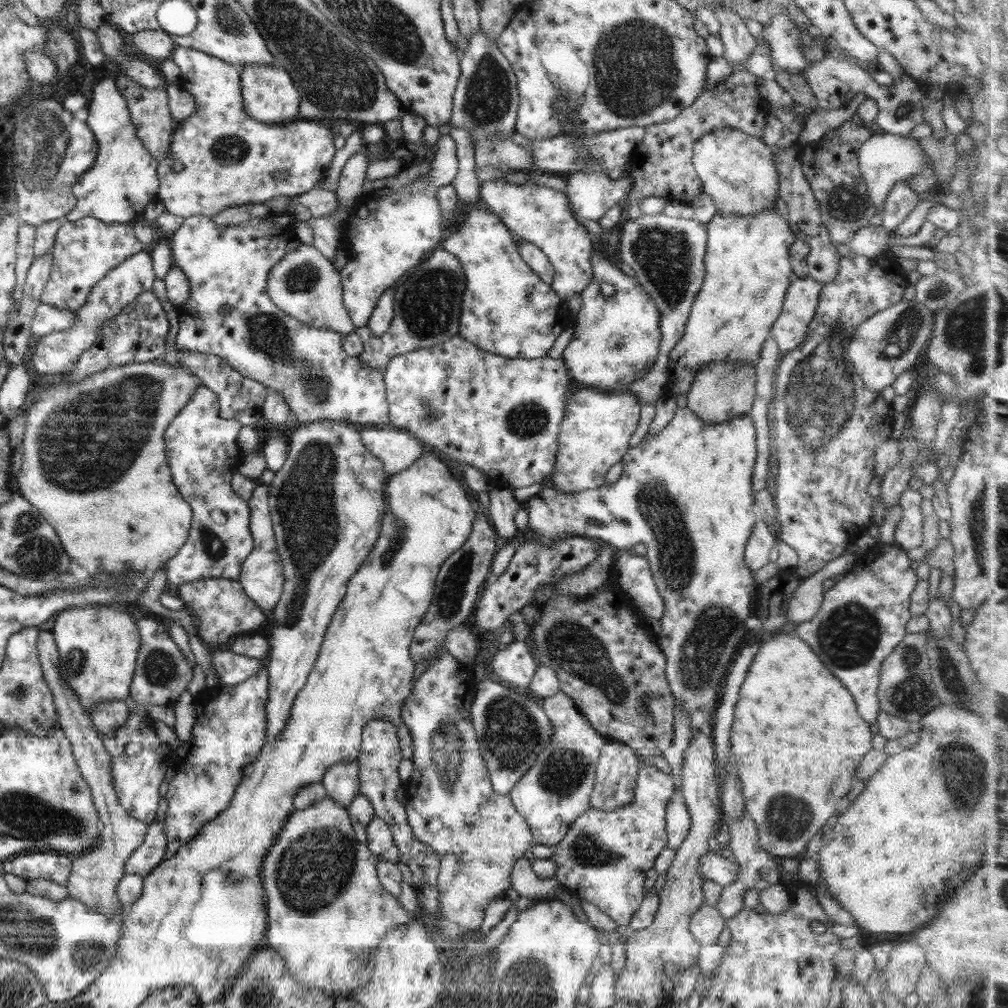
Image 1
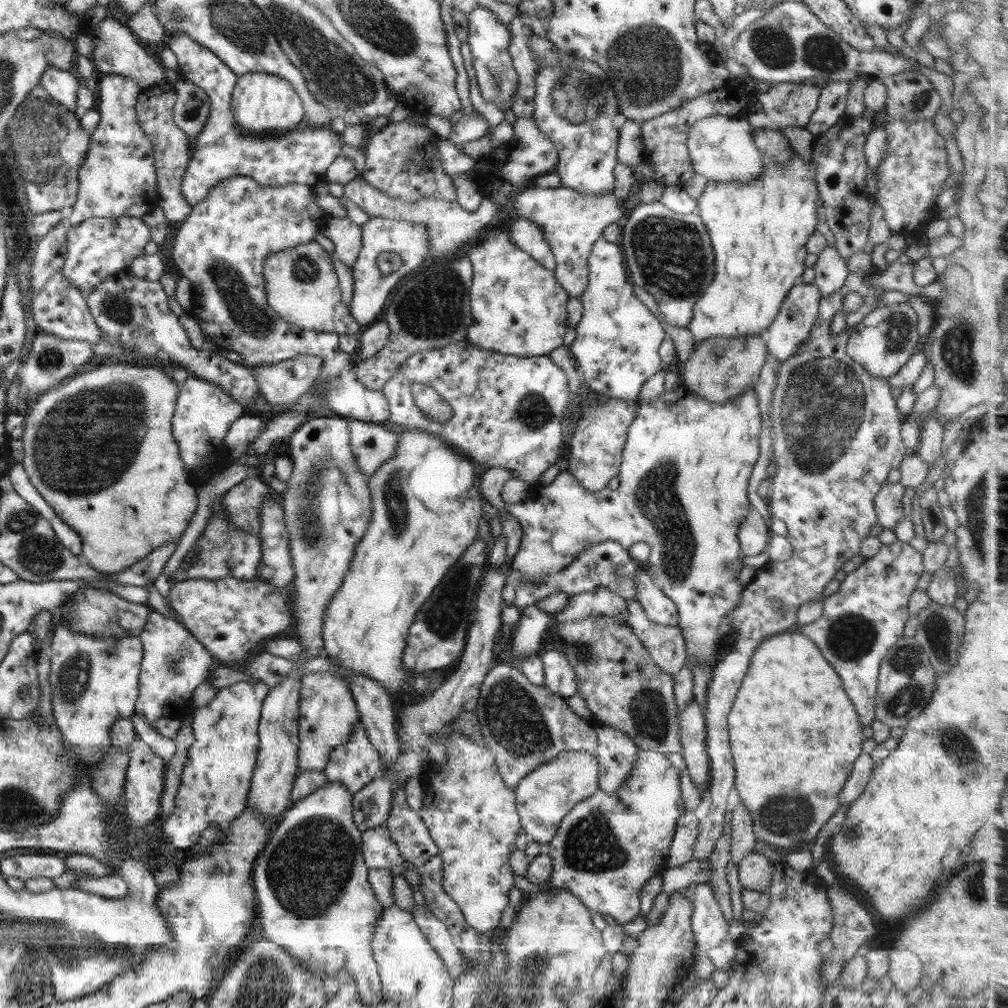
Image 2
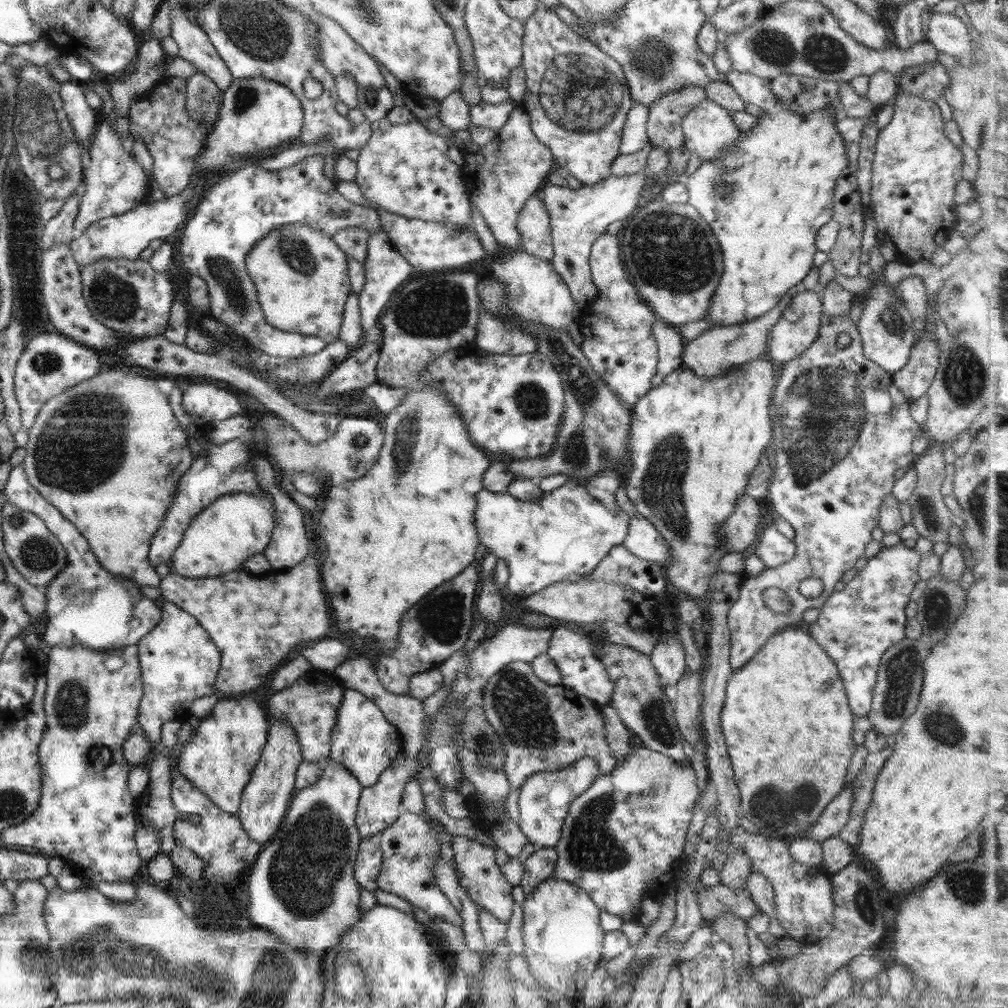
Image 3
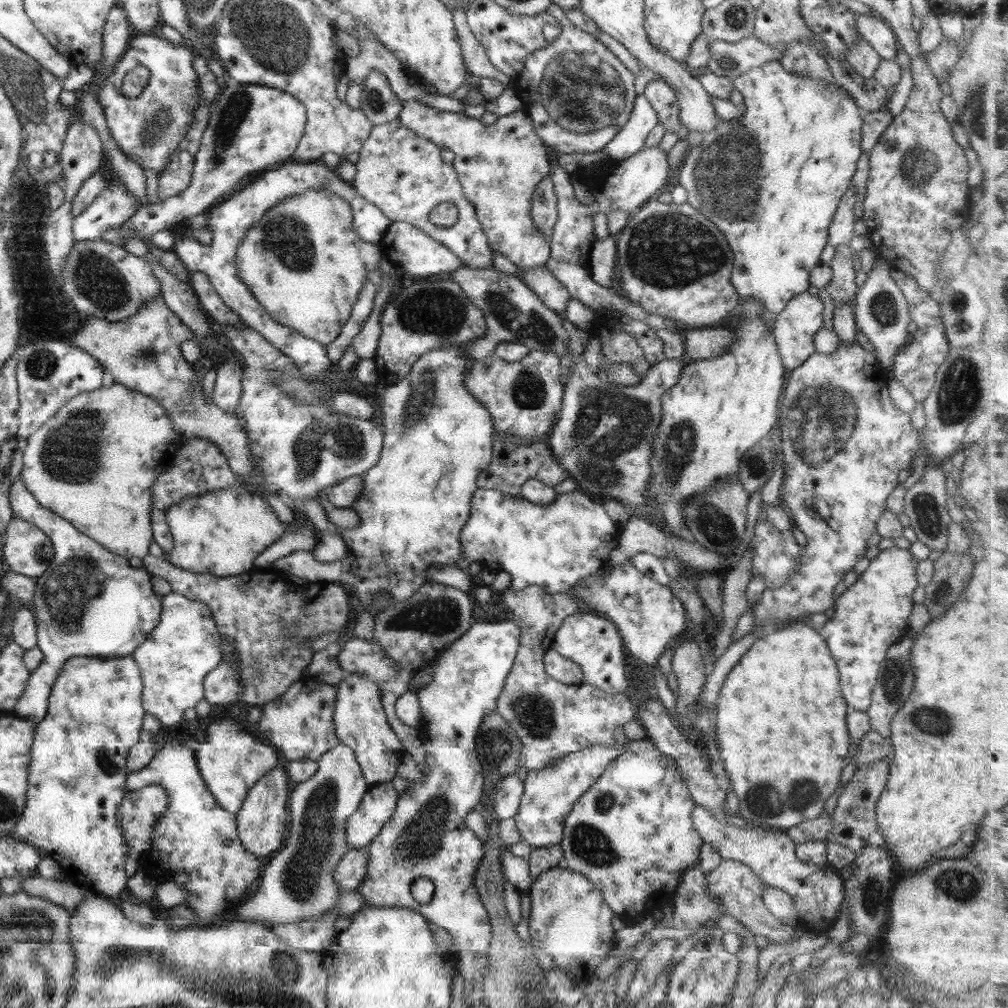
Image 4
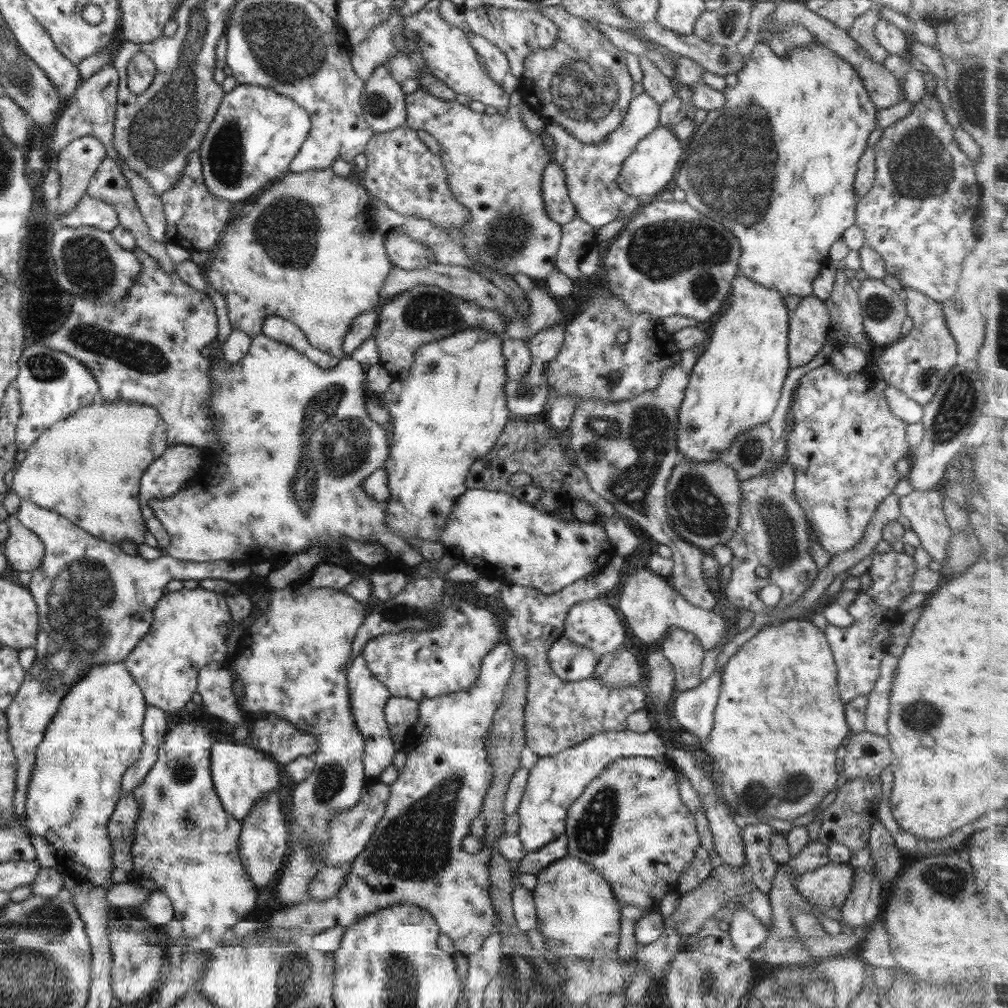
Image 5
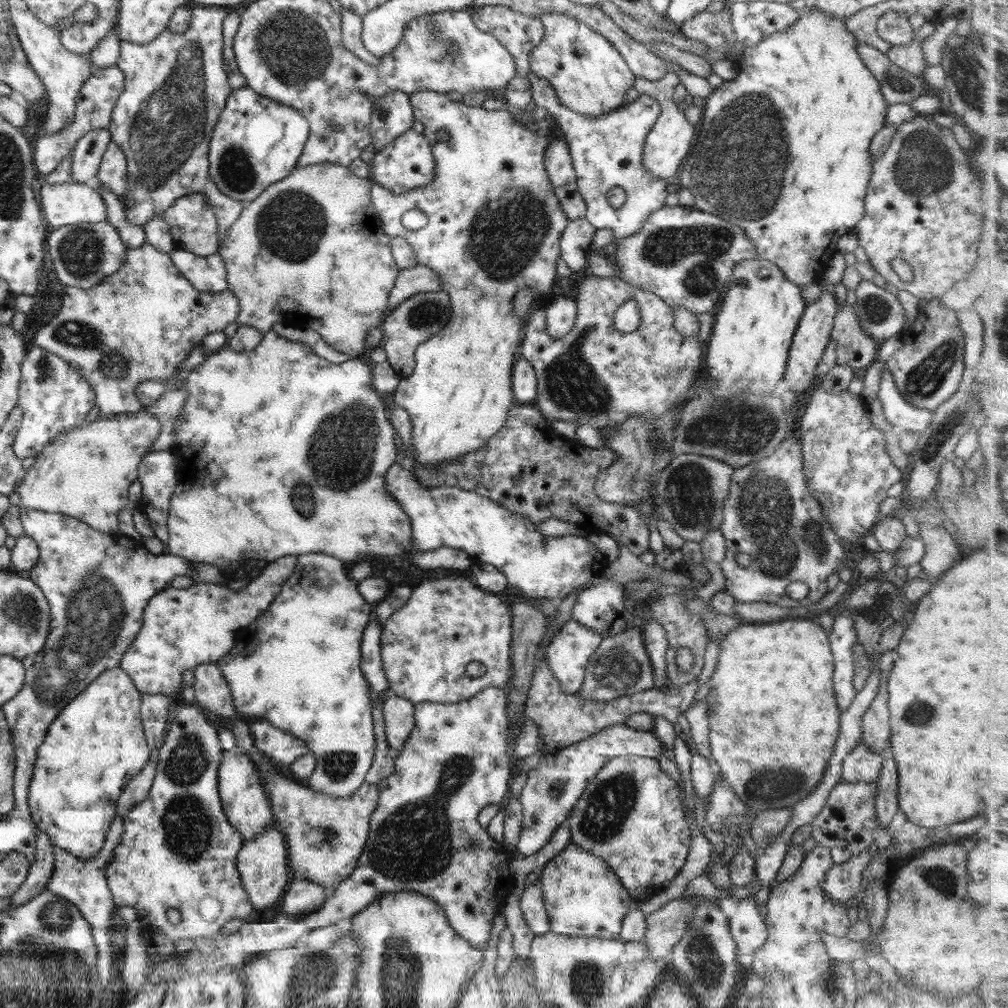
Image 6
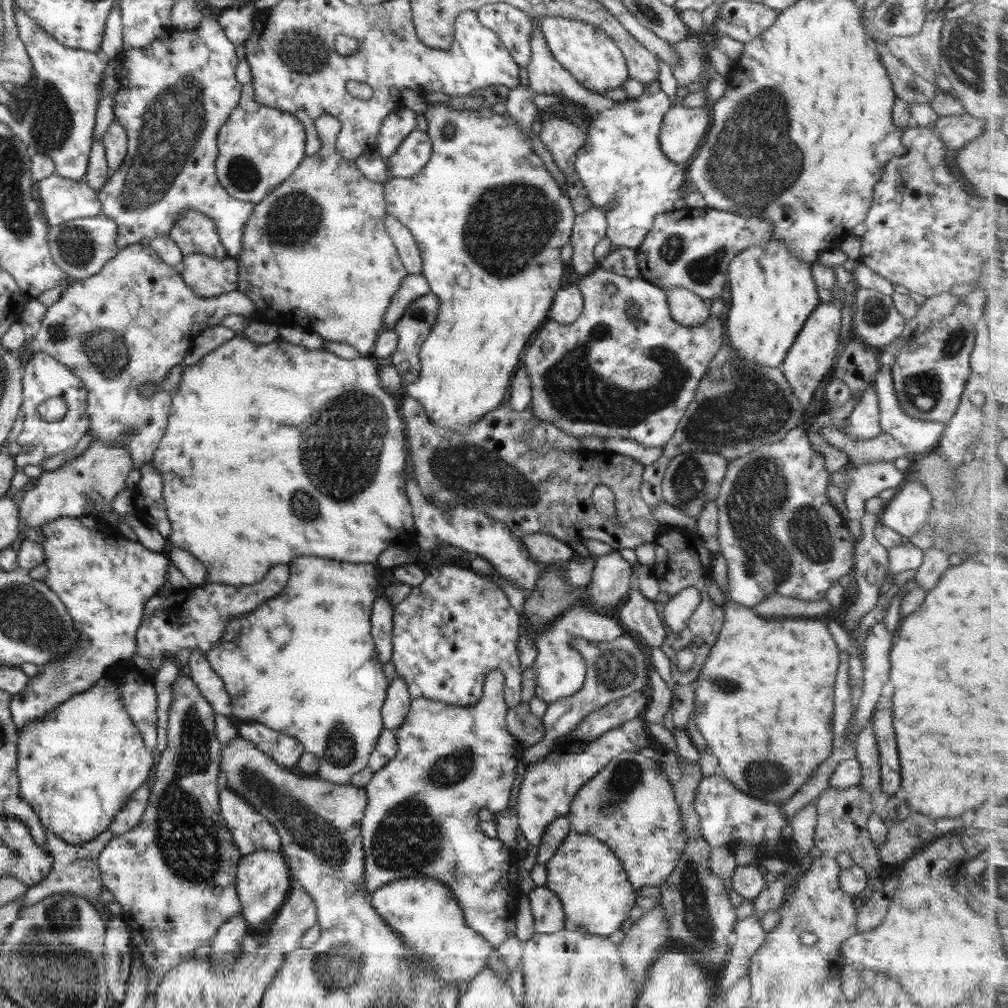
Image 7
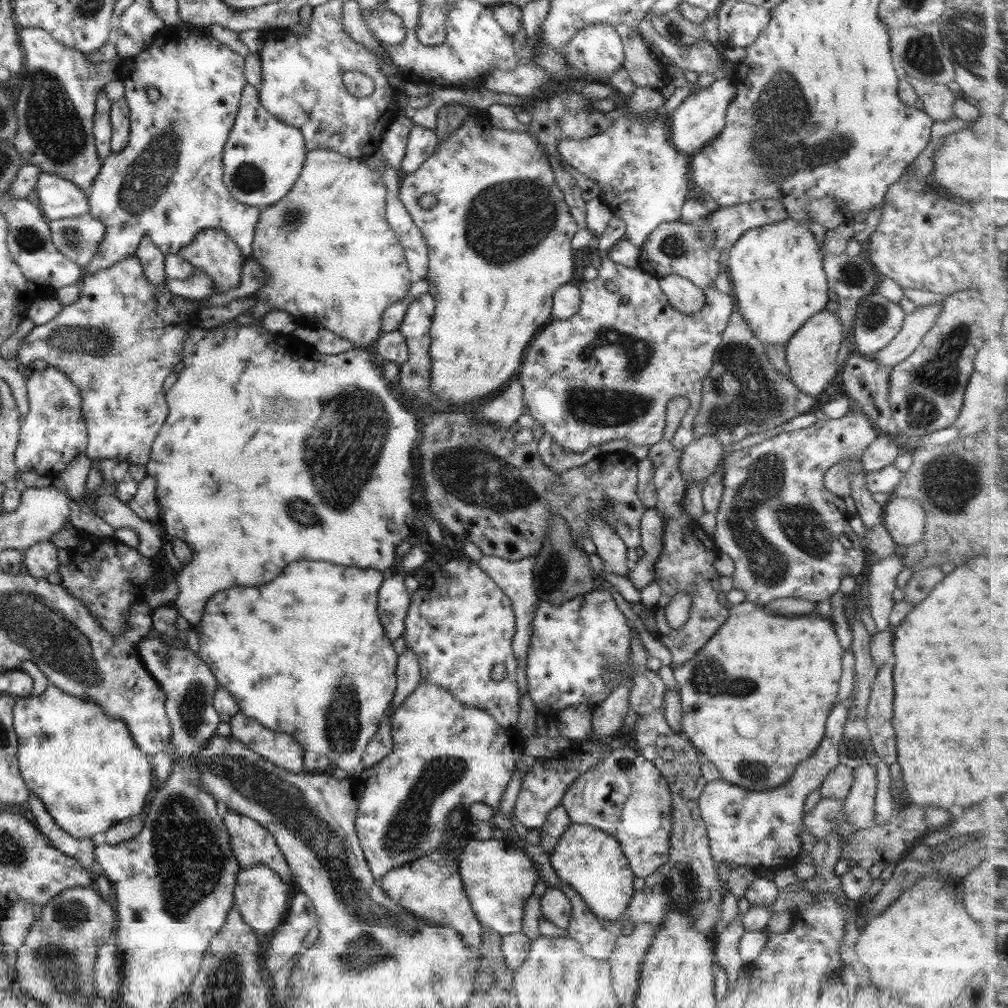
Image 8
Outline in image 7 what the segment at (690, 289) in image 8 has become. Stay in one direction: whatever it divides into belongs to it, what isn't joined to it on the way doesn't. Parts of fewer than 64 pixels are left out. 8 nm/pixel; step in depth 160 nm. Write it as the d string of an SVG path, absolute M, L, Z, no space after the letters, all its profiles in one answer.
M680 286L665 289L672 318L682 326L698 326L710 317L707 301Z

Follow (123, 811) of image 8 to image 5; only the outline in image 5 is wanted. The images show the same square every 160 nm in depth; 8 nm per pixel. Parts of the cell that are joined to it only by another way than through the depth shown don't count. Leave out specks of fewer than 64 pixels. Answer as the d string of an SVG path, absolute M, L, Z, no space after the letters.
M123 661L120 662L105 662L93 666L74 686L71 691L62 698L61 705L59 706L56 716L46 727L42 742L38 745L35 752L35 765L32 769L32 776L27 786L26 797L26 825L27 830L36 836L46 838L52 846L56 849L56 857L58 865L61 866L68 876L78 878L82 881L93 882L96 886L103 886L108 888L114 883L111 881L111 872L113 869L112 861L112 843L109 837L109 830L107 824L110 817L116 808L117 802L122 795L121 780L124 772L129 766L132 766L136 759L140 758L142 747L144 746L144 739L142 734L142 726L146 711L146 701L141 691L141 688L136 684L134 677L128 672L124 666Z

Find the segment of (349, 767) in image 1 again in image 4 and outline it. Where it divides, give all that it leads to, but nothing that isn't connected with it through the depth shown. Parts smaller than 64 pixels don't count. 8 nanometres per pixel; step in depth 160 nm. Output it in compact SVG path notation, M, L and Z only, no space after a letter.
M348 673L337 684L333 722L335 735L354 751L363 777L370 787L391 781L396 776L398 761L405 754L396 733L390 728L383 708L378 683L362 673Z

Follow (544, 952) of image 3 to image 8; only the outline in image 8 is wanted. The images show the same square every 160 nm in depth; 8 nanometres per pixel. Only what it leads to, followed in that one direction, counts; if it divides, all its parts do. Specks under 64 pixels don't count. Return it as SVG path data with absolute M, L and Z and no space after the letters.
M571 823L549 858L558 878L580 894L597 918L618 920L623 916L636 891L633 887L634 873L619 842L612 835L592 825Z

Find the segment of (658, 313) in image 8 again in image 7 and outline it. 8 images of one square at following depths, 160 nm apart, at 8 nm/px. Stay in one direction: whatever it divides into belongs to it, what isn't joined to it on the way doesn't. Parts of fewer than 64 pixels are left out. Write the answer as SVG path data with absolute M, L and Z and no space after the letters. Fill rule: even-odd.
M597 266L590 274L584 275L578 282L577 286L584 298L582 314L572 323L562 325L552 319L546 320L544 324L534 332L534 336L528 342L526 349L522 353L520 365L523 366L528 373L528 380L530 380L530 389L532 393L531 410L539 420L543 422L551 422L554 426L560 428L582 440L584 437L607 437L607 438L632 438L644 446L650 448L664 448L665 444L670 440L670 437L675 433L676 427L684 413L688 410L689 404L694 400L696 389L698 389L700 380L706 374L710 361L714 358L718 349L726 341L725 338L725 323L722 323L719 317L708 317L704 324L698 326L682 326L676 322L671 315L667 294L665 289L662 289L641 276L628 278L622 274L614 274L608 272L600 266ZM606 282L611 282L616 286L618 291L616 293L608 293L606 289ZM634 307L637 312L635 314L627 314L627 308Z

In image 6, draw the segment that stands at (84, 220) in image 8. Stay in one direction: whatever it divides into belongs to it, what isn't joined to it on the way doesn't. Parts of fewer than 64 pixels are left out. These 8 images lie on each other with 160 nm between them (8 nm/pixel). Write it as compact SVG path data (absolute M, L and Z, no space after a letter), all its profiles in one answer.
M107 220L51 228L45 246L48 246L48 256L52 258L58 280L64 286L76 286L84 290L98 286L109 276L116 274L127 255L127 247L122 243L118 230Z

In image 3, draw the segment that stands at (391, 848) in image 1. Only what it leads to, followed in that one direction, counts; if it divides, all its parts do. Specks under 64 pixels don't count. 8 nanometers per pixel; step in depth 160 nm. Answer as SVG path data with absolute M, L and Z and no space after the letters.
M364 837L359 844L358 855L354 865L354 876L362 890L375 892L378 885L380 867L382 864L381 848L374 844L370 837Z

